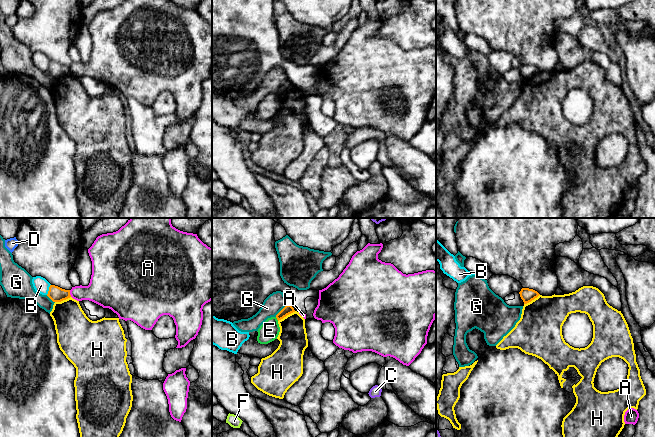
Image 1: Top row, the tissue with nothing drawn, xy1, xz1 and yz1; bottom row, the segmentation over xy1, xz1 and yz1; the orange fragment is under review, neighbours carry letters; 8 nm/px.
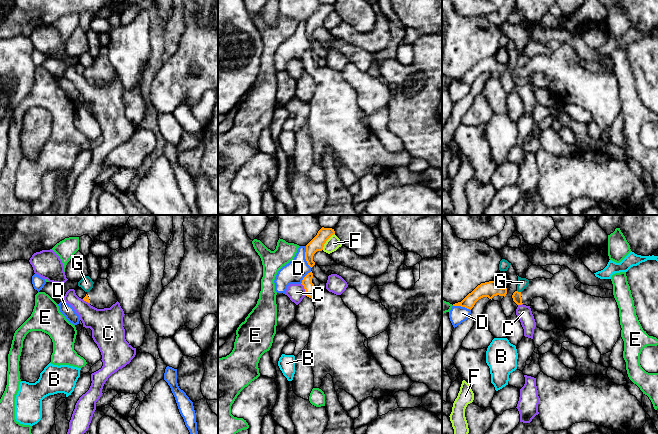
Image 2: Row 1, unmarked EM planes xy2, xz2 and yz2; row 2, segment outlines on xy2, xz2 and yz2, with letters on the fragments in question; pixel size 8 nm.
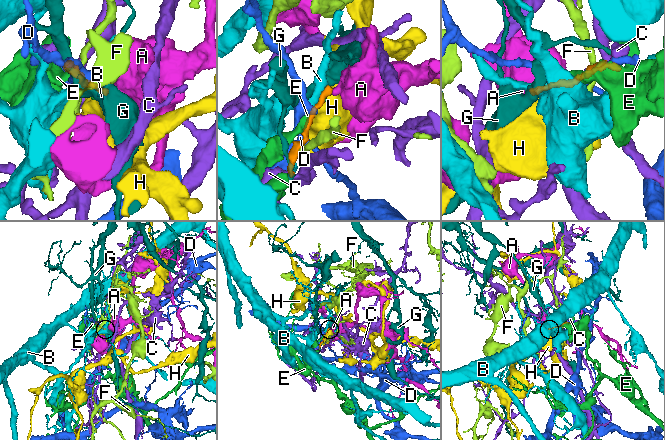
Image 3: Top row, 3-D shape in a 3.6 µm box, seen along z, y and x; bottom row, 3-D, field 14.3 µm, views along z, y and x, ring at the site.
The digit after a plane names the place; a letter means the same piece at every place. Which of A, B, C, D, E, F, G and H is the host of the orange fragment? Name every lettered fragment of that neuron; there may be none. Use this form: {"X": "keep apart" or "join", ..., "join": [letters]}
{"A": "keep apart", "B": "keep apart", "C": "keep apart", "D": "keep apart", "E": "keep apart", "F": "keep apart", "G": "keep apart", "H": "keep apart", "join": []}

